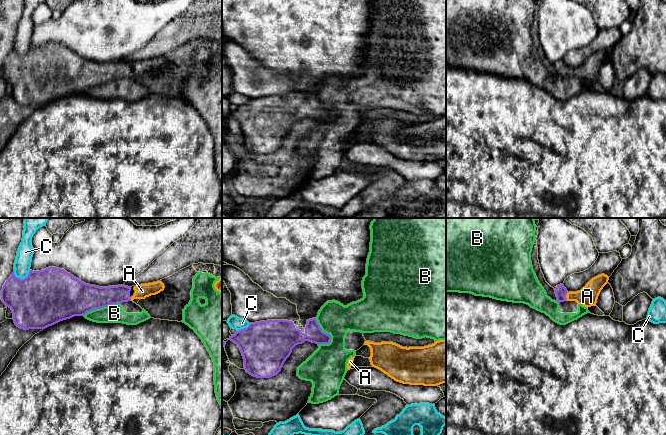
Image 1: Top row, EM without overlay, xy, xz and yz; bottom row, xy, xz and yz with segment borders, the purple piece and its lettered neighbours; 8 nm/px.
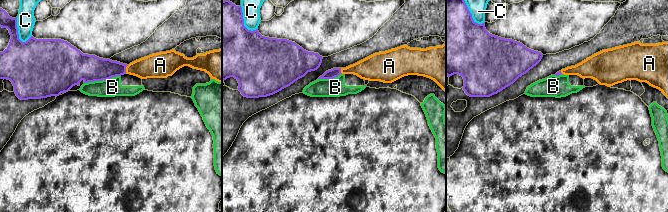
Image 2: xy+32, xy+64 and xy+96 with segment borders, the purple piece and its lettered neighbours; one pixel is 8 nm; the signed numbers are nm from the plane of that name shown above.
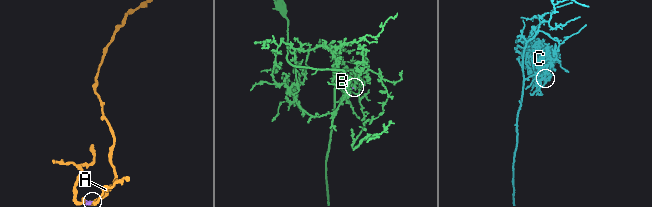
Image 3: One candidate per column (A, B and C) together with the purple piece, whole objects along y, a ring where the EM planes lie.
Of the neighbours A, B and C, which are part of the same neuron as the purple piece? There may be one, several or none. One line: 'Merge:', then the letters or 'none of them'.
Merge: A

